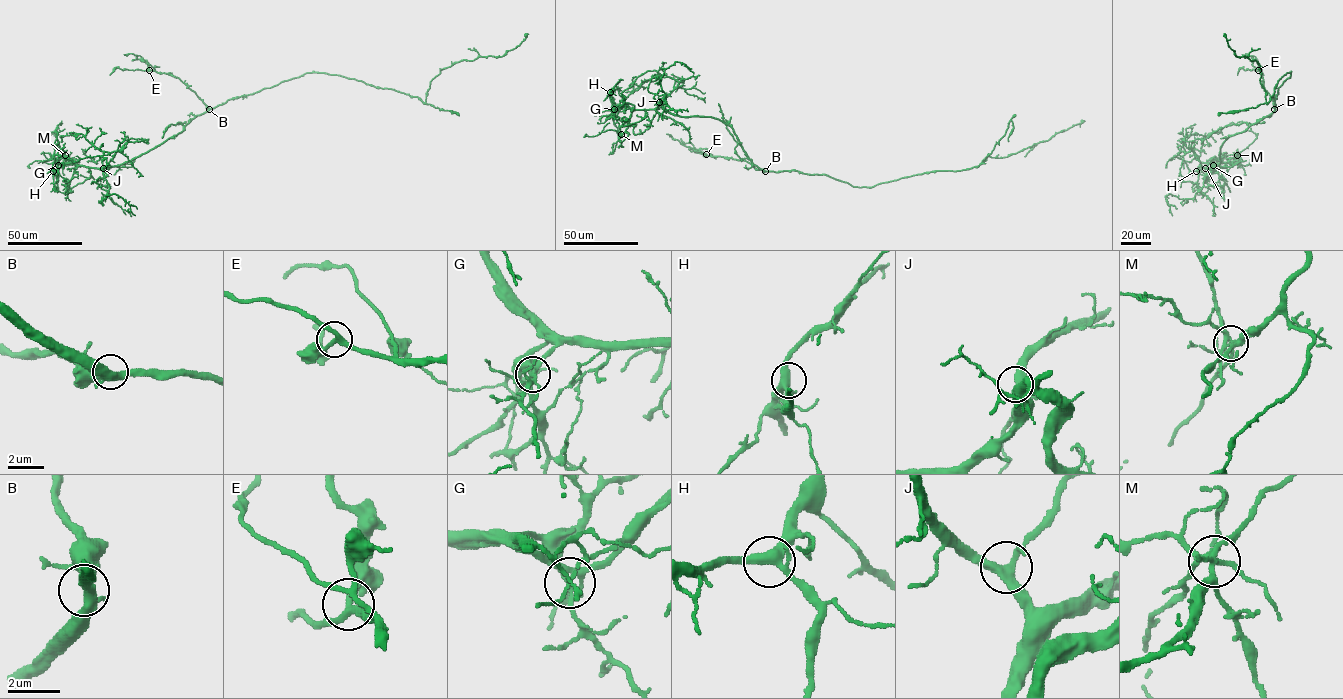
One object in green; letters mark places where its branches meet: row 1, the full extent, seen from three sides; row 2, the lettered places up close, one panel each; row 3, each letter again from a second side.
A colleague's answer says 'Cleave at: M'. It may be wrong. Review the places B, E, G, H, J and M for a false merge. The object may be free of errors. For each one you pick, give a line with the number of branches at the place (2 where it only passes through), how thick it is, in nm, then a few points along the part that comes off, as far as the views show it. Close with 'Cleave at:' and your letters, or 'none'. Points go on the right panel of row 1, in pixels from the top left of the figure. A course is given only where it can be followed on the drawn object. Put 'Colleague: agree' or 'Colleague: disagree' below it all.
M: Branches: 7. Thickness 260 nm. Course of the part to remove: (1237, 155), (1226, 156), (1213, 165), (1219, 176), (1221, 193)
Cleave at: M
Colleague: agree

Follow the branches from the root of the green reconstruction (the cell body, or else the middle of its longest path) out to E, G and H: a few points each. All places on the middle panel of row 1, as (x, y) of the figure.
E: (809, 174), (795, 170), (763, 171), (743, 160), (706, 154)
G: (809, 174), (757, 167), (733, 129), (716, 118), (680, 116), (667, 112), (661, 102), (653, 109), (614, 109)
H: (809, 174), (757, 167), (733, 129), (718, 119), (670, 114), (661, 102), (653, 109), (617, 106), (610, 92)

